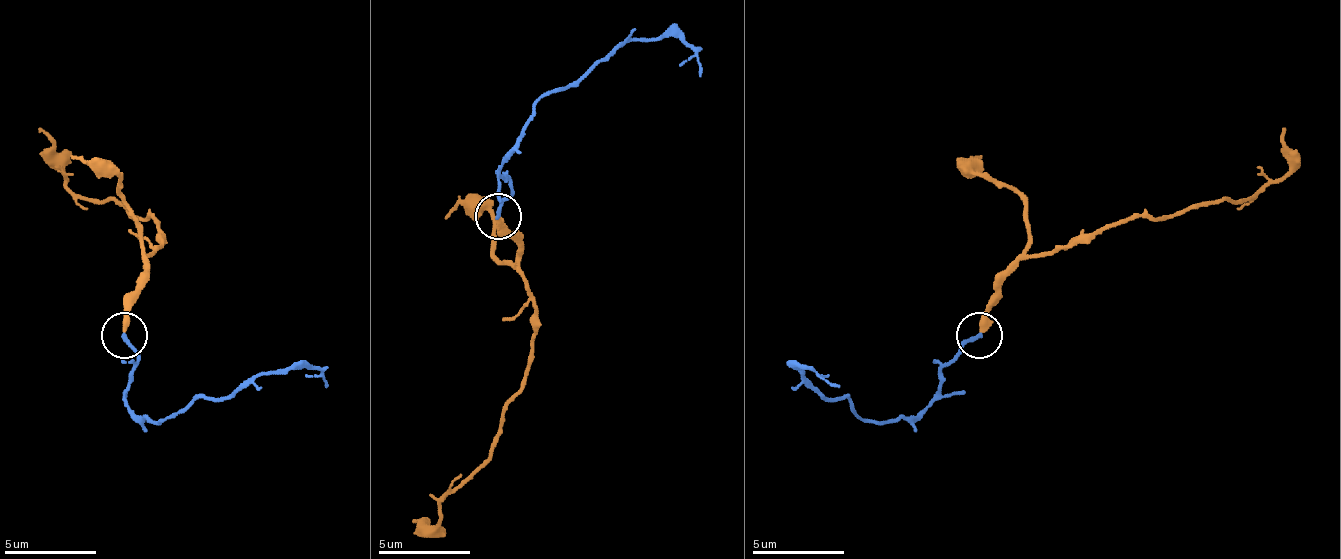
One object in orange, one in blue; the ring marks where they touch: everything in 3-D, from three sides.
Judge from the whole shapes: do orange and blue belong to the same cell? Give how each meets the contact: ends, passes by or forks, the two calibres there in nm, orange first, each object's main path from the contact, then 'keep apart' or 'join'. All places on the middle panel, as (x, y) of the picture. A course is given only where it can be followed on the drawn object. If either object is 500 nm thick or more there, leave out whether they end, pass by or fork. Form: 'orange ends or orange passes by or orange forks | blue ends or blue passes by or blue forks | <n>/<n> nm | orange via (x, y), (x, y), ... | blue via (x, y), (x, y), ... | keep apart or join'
orange ends | blue ends | 360/200 nm | orange via (499, 218), (517, 259), (536, 328), (527, 383), (508, 406), (494, 452), (453, 488), (435, 525), (412, 521) | blue via (499, 218), (513, 185), (499, 167), (531, 107), (632, 38), (678, 38), (701, 75) | keep apart

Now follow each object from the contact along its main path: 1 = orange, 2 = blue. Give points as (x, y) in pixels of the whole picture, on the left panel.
1: (125, 331), (143, 258), (162, 244), (153, 216), (79, 198), (65, 184), (61, 152), (38, 129)
2: (125, 336), (139, 363), (125, 400), (157, 423), (198, 400), (231, 395), (258, 372), (318, 368), (327, 386)

